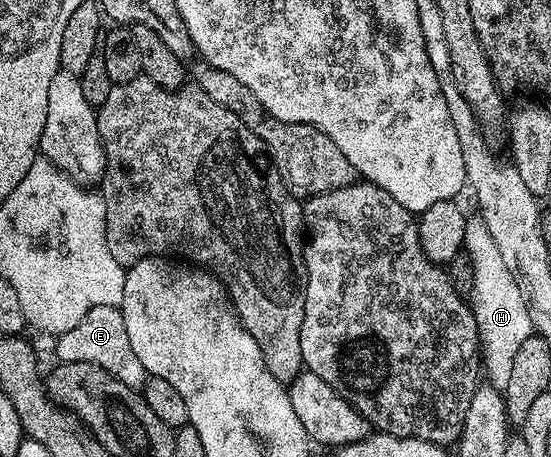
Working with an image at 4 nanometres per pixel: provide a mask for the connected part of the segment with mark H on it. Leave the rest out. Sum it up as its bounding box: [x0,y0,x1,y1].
[464,216,534,392]

